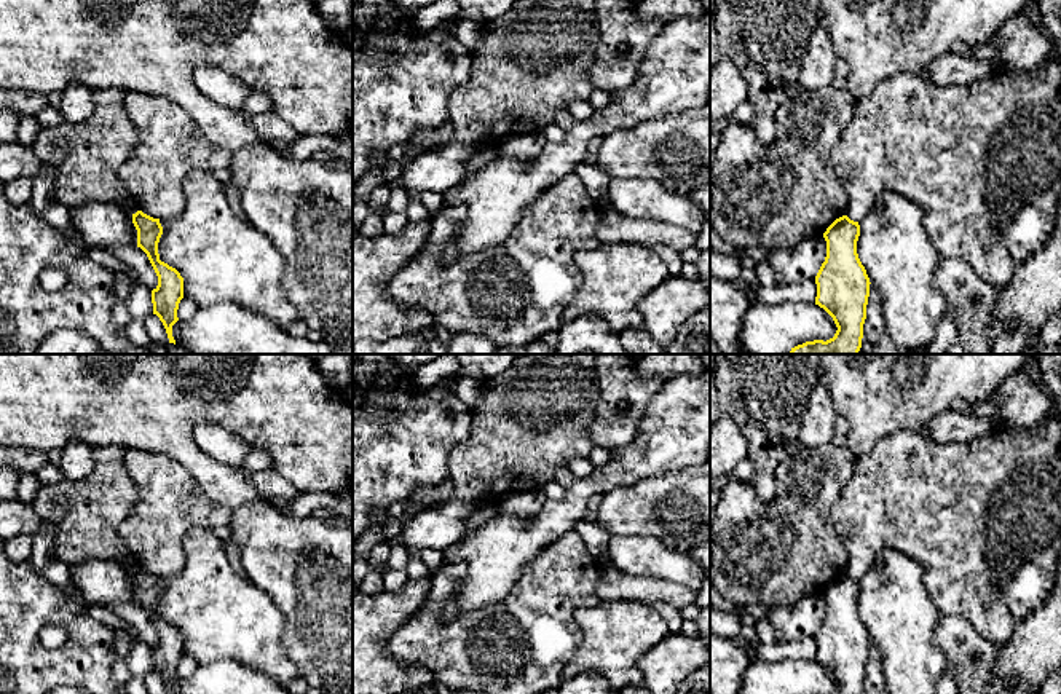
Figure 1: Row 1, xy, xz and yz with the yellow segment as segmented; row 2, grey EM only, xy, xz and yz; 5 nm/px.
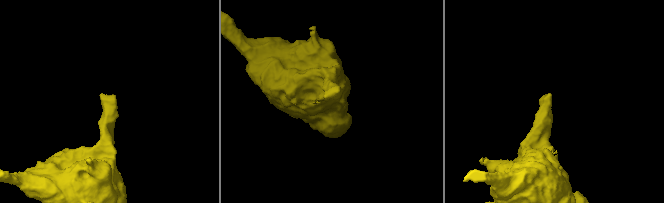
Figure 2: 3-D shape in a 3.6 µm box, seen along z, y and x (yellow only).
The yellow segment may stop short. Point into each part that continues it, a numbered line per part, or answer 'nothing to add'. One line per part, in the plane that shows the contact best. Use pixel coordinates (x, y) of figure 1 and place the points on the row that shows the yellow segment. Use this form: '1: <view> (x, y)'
nothing to add

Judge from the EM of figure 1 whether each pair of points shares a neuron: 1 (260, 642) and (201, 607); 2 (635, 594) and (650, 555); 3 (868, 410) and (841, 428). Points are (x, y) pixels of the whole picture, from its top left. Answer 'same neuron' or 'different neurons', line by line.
1: same neuron
2: different neurons
3: different neurons

